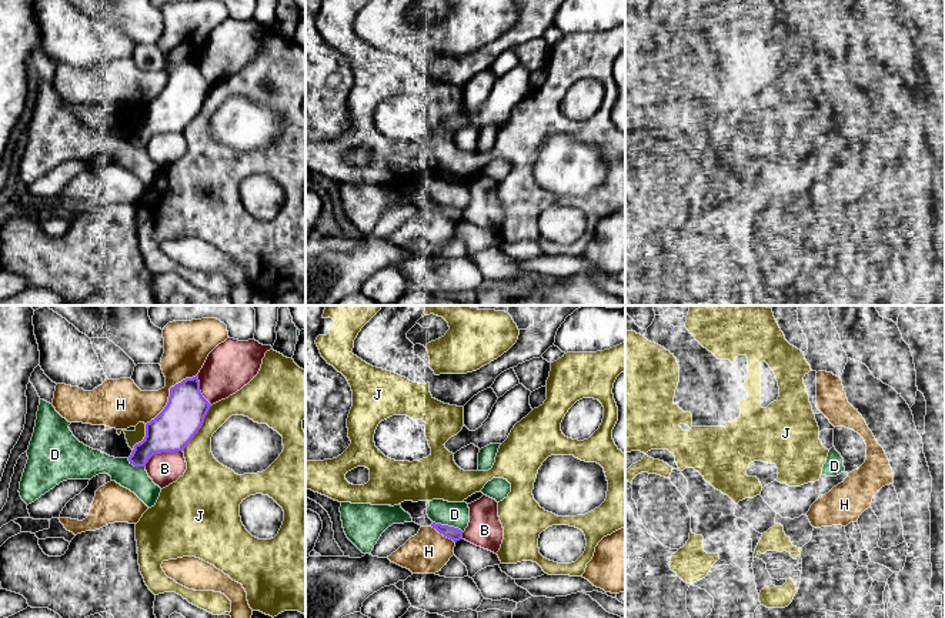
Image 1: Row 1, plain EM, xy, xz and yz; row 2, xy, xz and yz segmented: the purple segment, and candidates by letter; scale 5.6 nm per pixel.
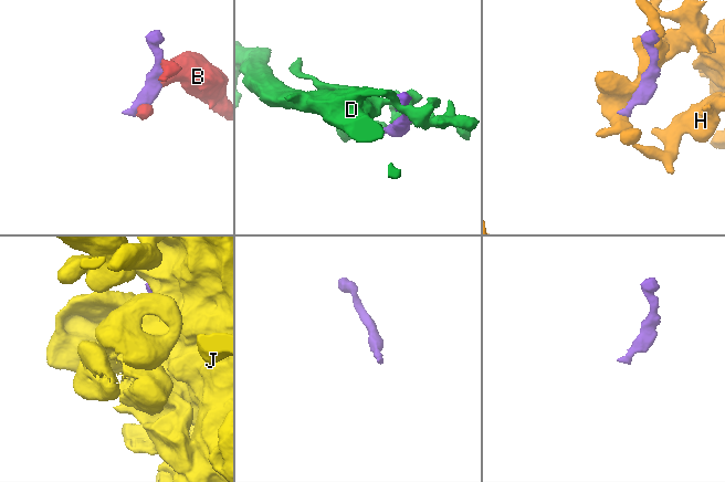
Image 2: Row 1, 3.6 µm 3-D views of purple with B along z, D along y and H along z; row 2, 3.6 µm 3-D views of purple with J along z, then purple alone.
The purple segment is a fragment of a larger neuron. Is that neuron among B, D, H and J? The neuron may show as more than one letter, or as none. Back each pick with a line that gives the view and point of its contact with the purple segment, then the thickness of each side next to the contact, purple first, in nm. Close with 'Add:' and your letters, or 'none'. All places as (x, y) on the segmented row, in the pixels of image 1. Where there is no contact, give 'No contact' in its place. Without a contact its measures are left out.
Add: none

